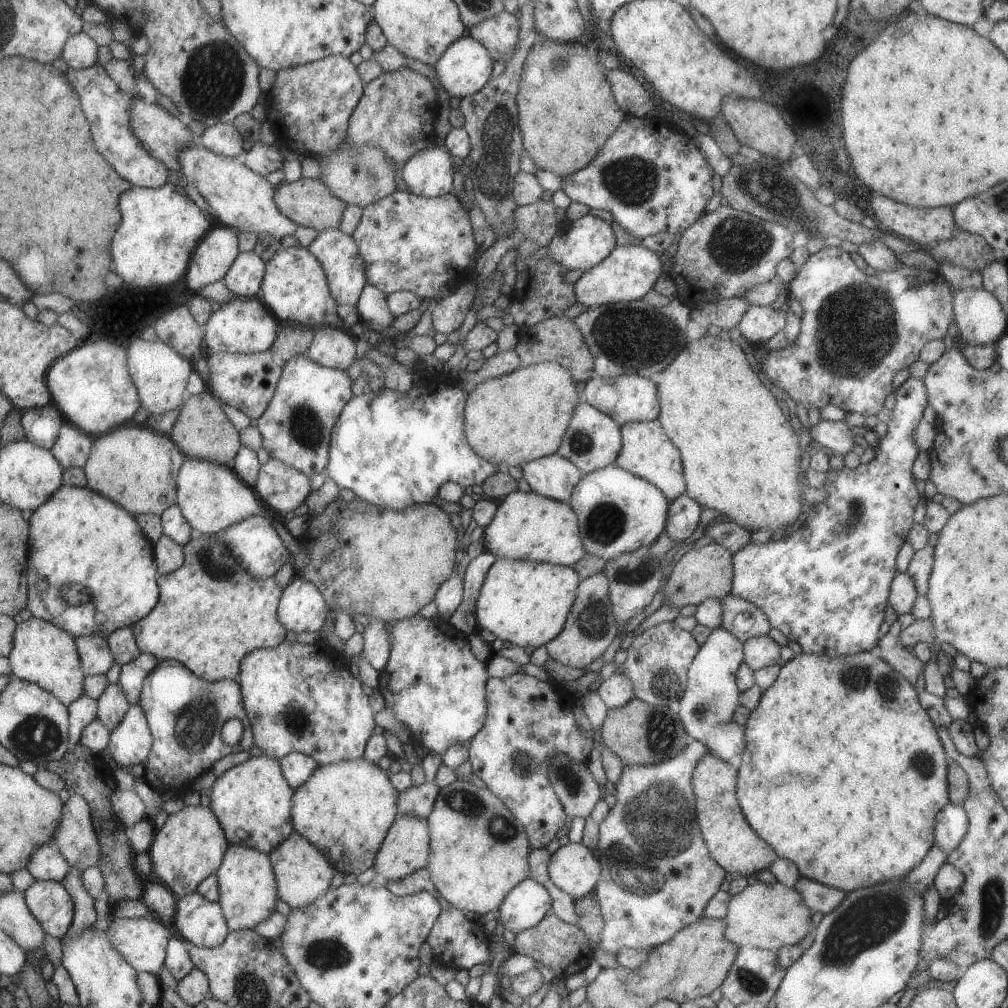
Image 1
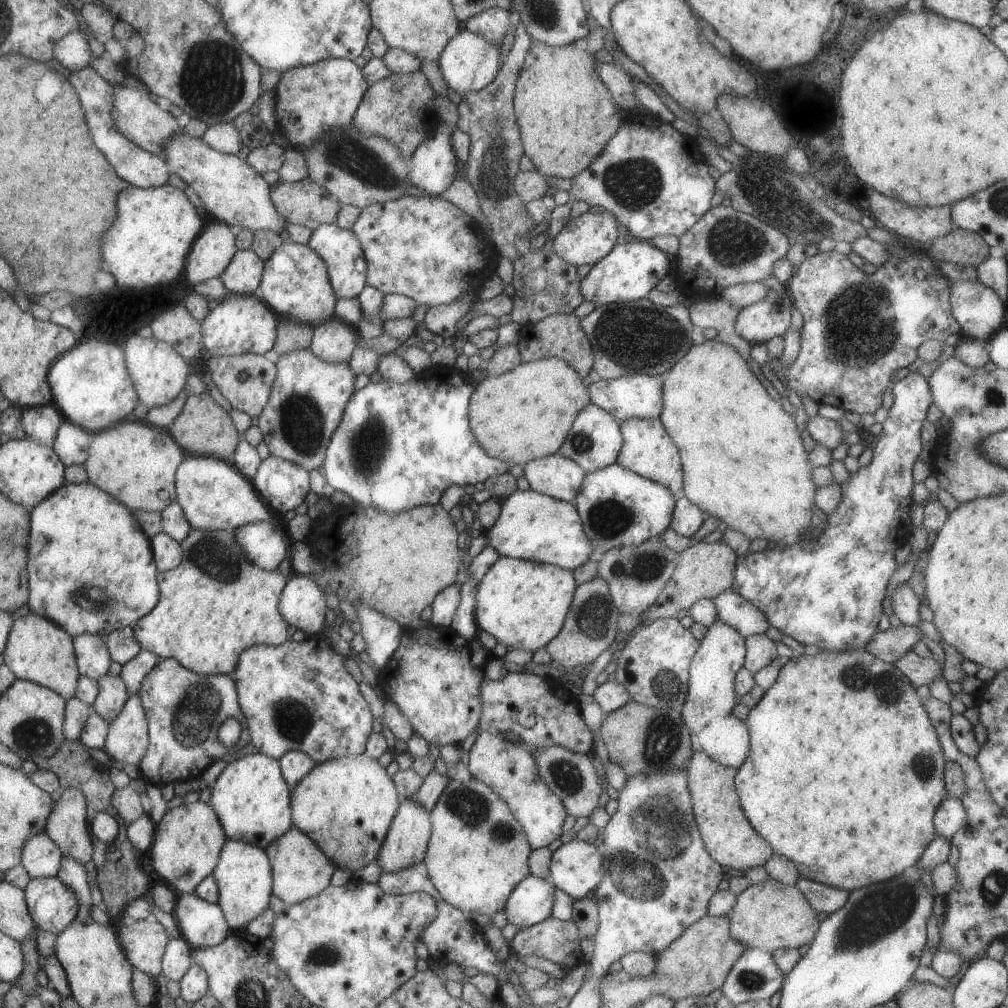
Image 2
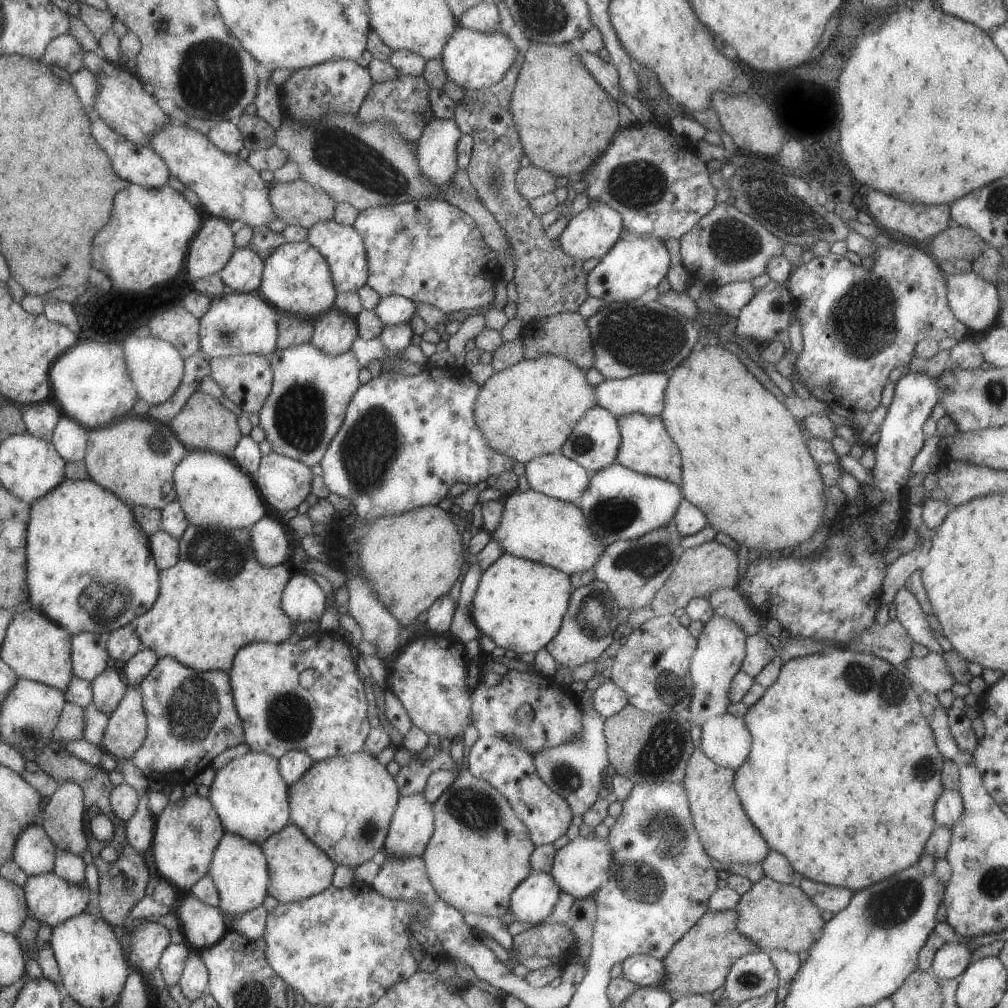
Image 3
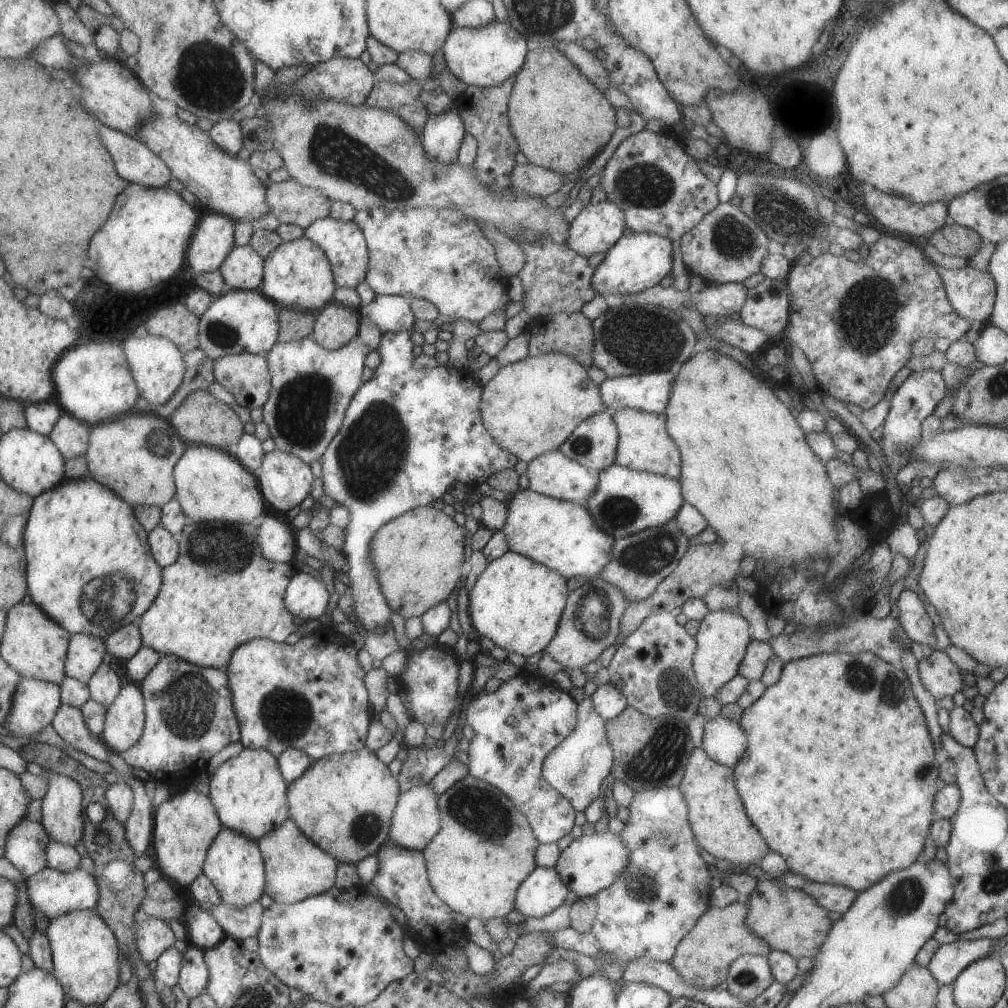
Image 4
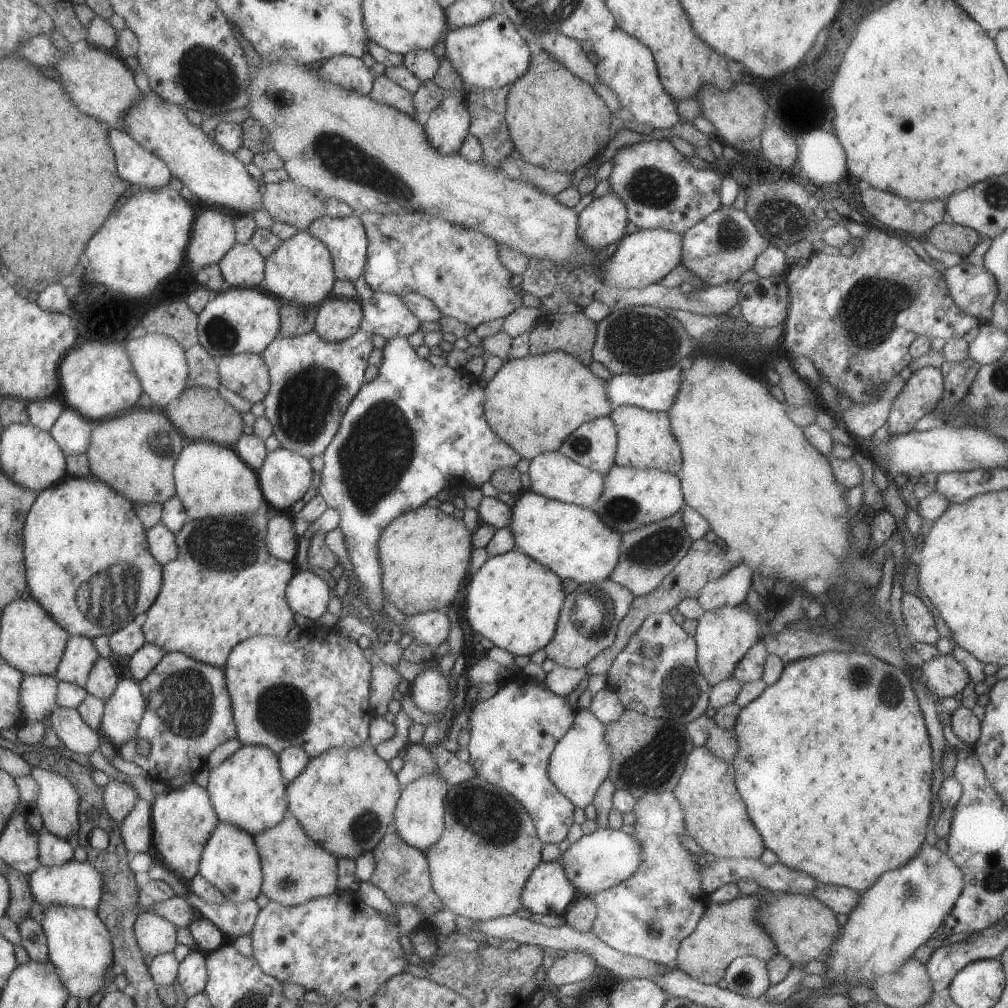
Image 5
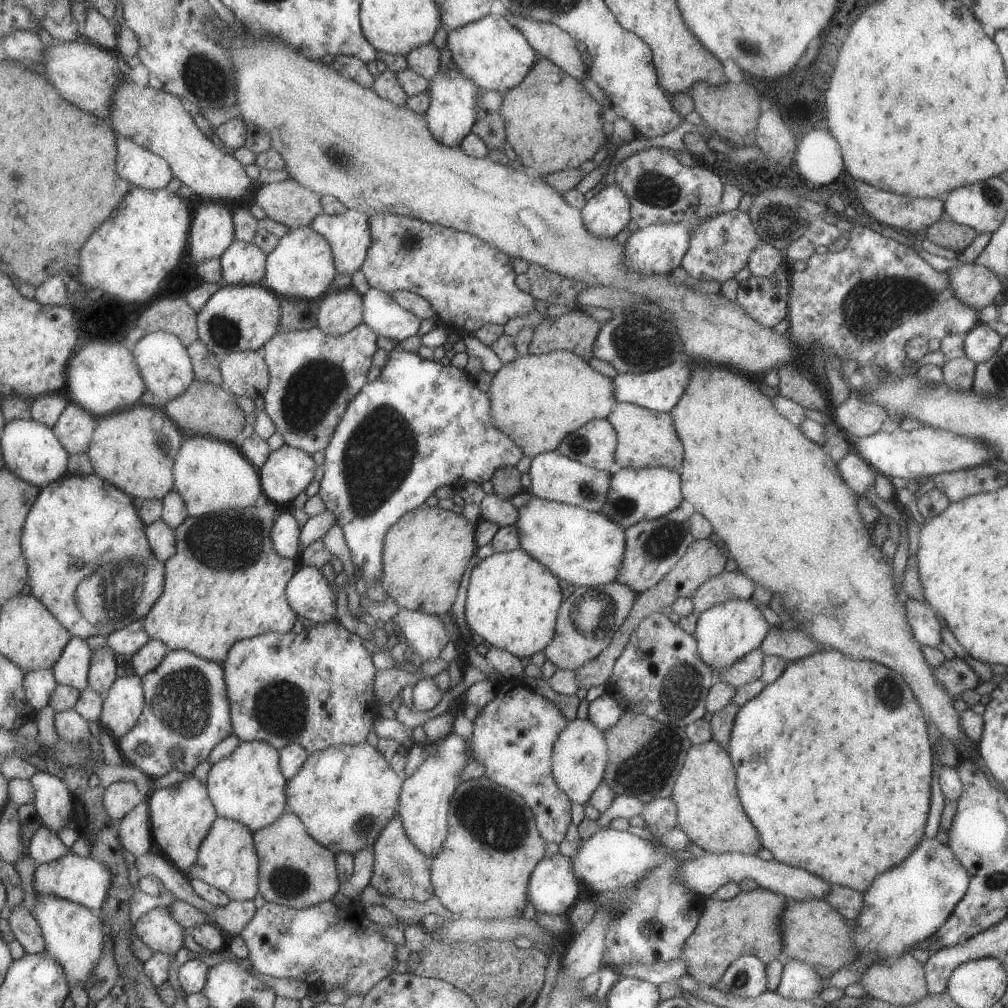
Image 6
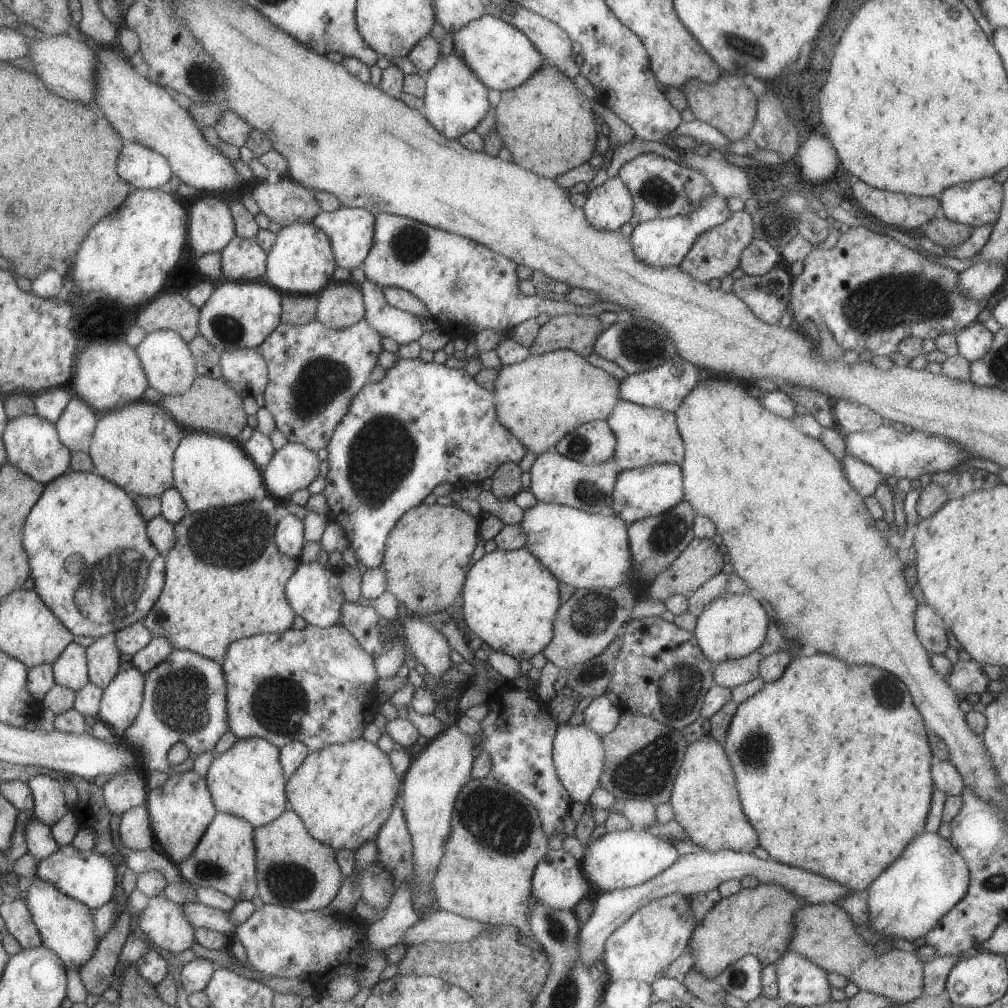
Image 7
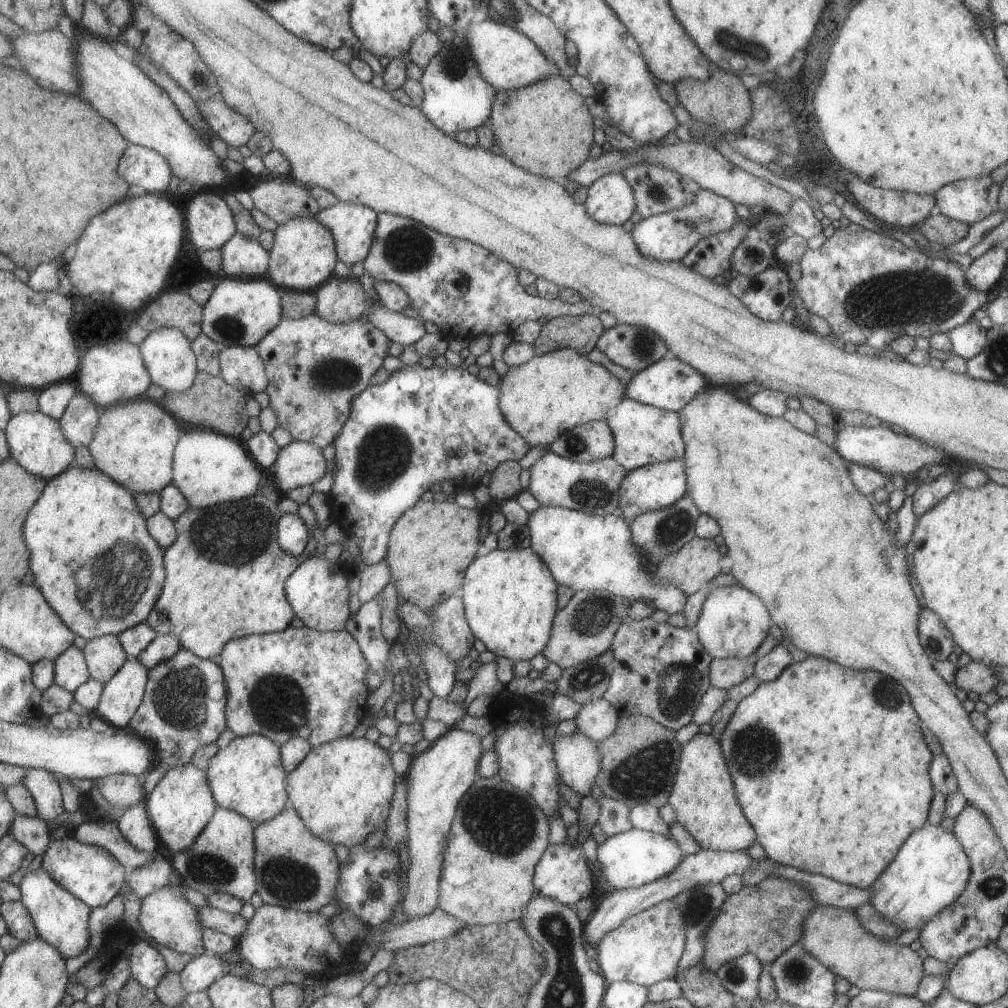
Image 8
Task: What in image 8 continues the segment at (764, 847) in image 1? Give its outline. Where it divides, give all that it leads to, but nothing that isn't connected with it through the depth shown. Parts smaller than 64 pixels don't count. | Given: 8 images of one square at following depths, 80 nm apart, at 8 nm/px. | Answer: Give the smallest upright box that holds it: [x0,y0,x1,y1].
[668,733,756,852]

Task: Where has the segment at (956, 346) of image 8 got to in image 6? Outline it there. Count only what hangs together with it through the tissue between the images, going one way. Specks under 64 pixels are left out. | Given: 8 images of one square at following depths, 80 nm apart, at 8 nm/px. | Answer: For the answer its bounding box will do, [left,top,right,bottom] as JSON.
[962,323,1002,363]

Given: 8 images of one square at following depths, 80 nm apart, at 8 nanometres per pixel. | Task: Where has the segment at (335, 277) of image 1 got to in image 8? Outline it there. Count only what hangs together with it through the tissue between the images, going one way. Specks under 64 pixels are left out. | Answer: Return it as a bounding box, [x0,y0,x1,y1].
[314,200,376,267]

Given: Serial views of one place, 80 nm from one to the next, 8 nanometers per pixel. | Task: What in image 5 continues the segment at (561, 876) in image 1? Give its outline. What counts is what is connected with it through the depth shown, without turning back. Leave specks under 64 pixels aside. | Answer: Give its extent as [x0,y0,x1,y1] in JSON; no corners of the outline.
[560,829,641,896]

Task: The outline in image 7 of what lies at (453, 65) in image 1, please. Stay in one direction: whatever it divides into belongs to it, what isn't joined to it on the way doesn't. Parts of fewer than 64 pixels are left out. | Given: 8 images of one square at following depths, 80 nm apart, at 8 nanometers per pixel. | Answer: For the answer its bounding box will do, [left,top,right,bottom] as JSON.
[452,14,544,92]

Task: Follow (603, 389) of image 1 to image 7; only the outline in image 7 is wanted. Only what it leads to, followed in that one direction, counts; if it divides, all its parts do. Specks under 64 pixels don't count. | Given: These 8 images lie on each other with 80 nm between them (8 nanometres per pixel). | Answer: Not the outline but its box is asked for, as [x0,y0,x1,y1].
[618,356,700,413]

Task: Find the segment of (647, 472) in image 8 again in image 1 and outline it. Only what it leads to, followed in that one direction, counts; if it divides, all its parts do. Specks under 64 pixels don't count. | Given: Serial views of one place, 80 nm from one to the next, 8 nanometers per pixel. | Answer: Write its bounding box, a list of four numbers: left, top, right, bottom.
[567,461,669,561]

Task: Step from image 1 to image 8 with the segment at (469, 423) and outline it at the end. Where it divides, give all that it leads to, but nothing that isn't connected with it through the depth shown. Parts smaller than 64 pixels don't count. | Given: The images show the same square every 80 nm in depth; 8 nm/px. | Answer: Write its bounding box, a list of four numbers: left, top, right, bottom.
[498,349,624,447]

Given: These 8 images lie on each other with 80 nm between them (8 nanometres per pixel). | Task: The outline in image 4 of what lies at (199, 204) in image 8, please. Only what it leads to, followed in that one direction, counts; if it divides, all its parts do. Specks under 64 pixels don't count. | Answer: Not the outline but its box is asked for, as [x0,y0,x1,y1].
[185,214,234,274]

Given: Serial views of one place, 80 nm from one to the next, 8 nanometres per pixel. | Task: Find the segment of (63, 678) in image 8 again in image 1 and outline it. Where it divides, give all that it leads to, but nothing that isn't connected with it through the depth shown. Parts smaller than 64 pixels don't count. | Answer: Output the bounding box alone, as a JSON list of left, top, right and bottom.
[74,637,113,676]

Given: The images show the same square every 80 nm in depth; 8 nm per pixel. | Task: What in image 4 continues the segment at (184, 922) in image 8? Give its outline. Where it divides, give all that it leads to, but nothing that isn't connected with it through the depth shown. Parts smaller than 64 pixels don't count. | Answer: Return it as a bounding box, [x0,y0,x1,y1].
[133,916,175,964]

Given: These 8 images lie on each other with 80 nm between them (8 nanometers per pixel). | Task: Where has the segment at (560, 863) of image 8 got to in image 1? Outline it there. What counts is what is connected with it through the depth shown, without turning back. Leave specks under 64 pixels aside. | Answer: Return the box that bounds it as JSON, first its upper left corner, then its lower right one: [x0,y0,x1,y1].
[496,879,551,935]

